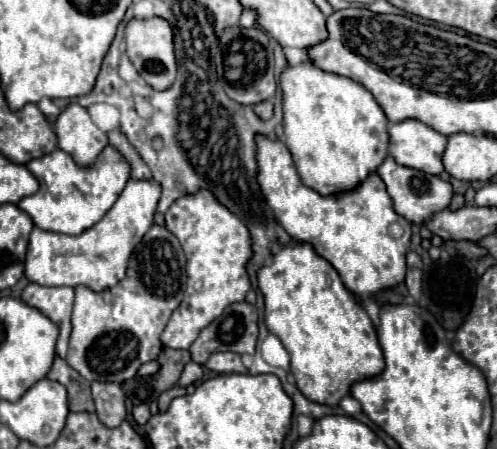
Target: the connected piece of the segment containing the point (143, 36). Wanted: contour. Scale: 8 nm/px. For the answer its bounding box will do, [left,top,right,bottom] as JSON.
[126,19,176,91]

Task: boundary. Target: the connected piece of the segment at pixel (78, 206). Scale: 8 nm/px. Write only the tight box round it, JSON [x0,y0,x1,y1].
[18,145,130,235]

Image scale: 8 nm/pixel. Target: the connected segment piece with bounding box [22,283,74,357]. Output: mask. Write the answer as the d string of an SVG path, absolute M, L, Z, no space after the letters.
M30 283L22 291L22 301L26 305L42 311L60 329L58 343L56 343L56 353L60 357L66 357L74 289L72 287L44 287L44 285L38 285L38 283Z

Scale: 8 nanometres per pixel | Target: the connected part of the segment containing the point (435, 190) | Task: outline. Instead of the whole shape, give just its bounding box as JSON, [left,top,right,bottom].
[378,157,452,225]

